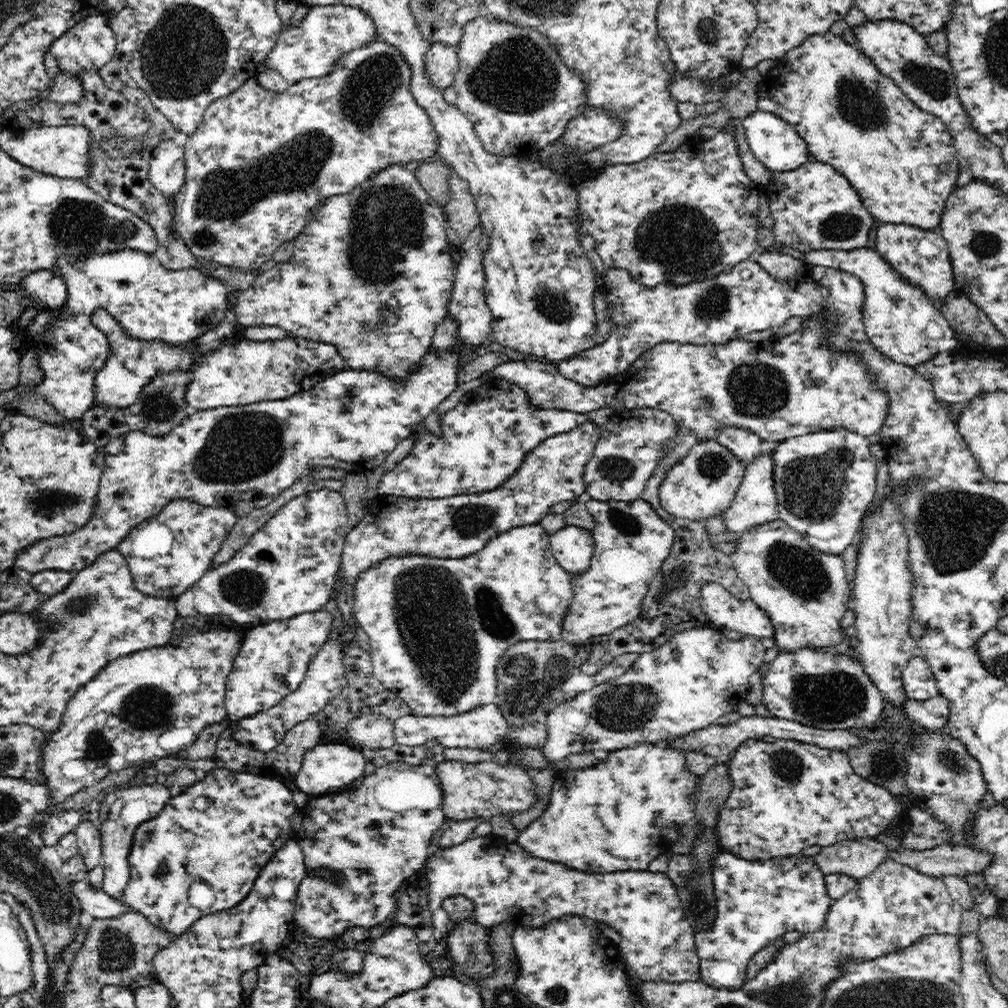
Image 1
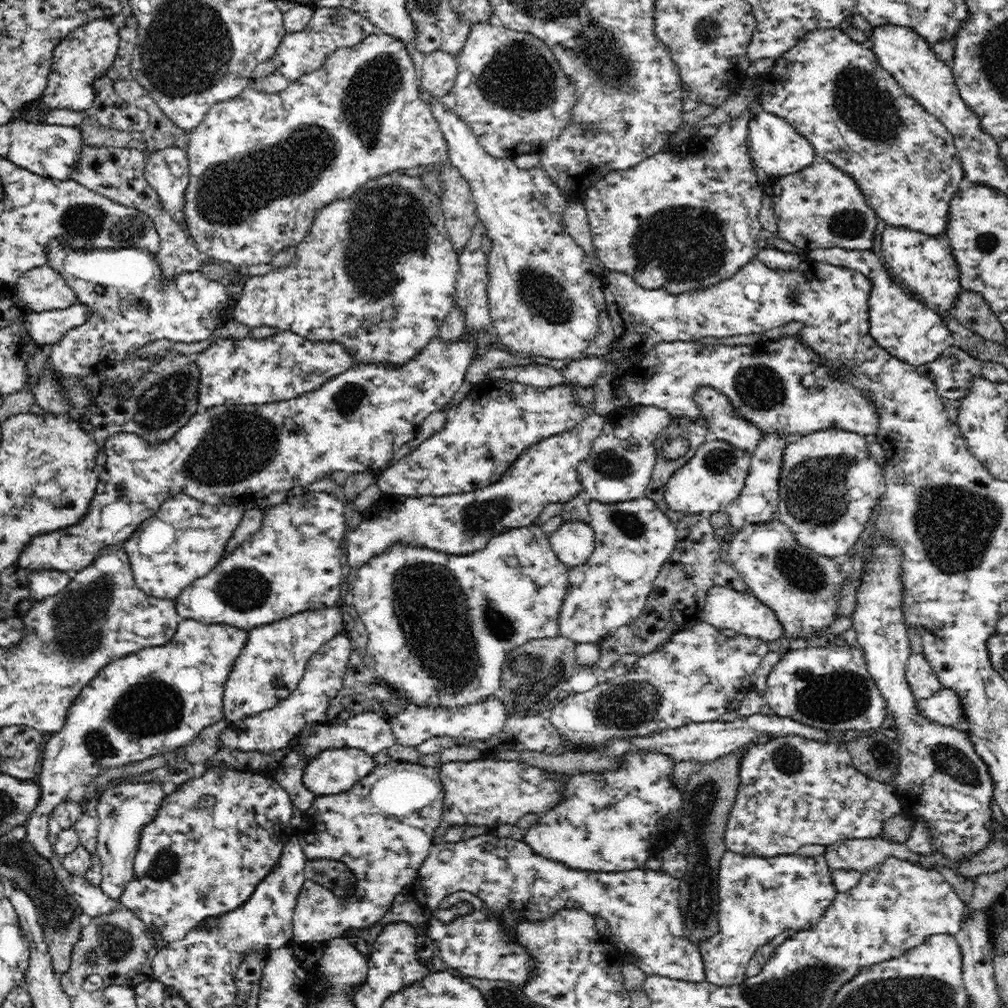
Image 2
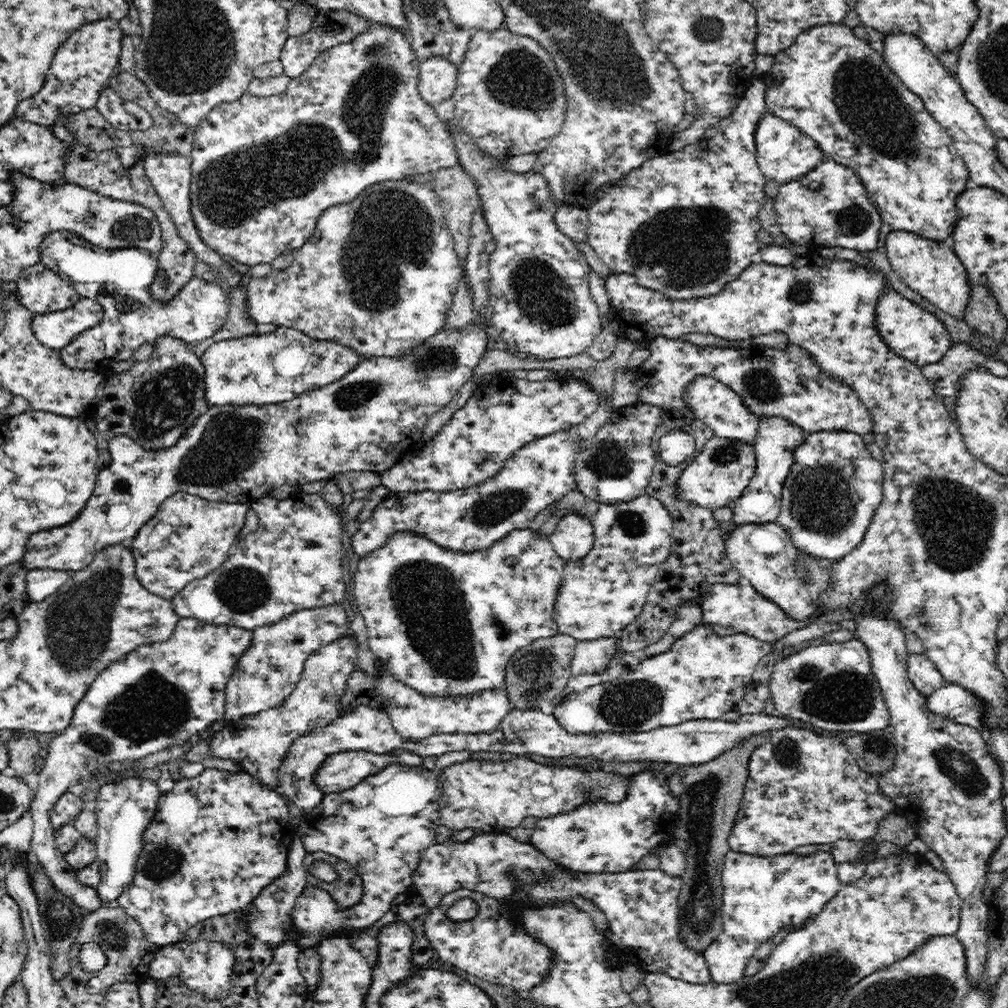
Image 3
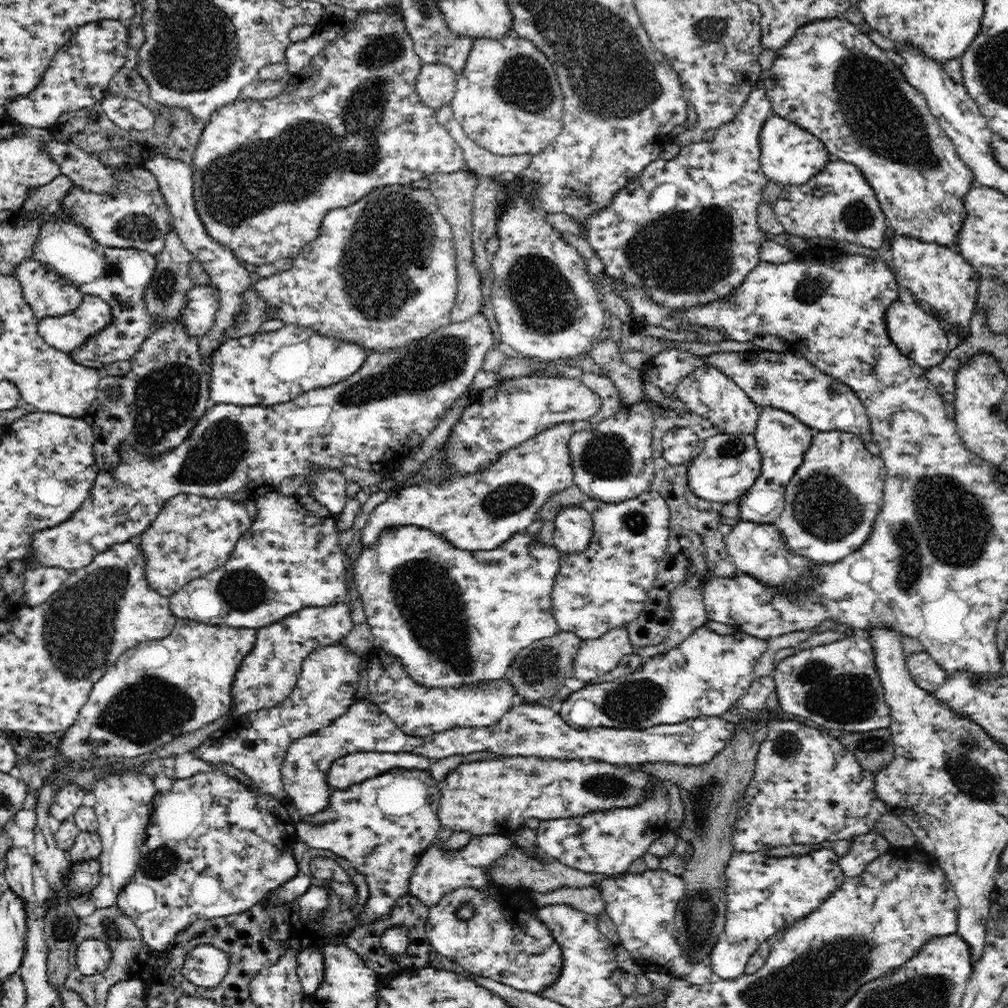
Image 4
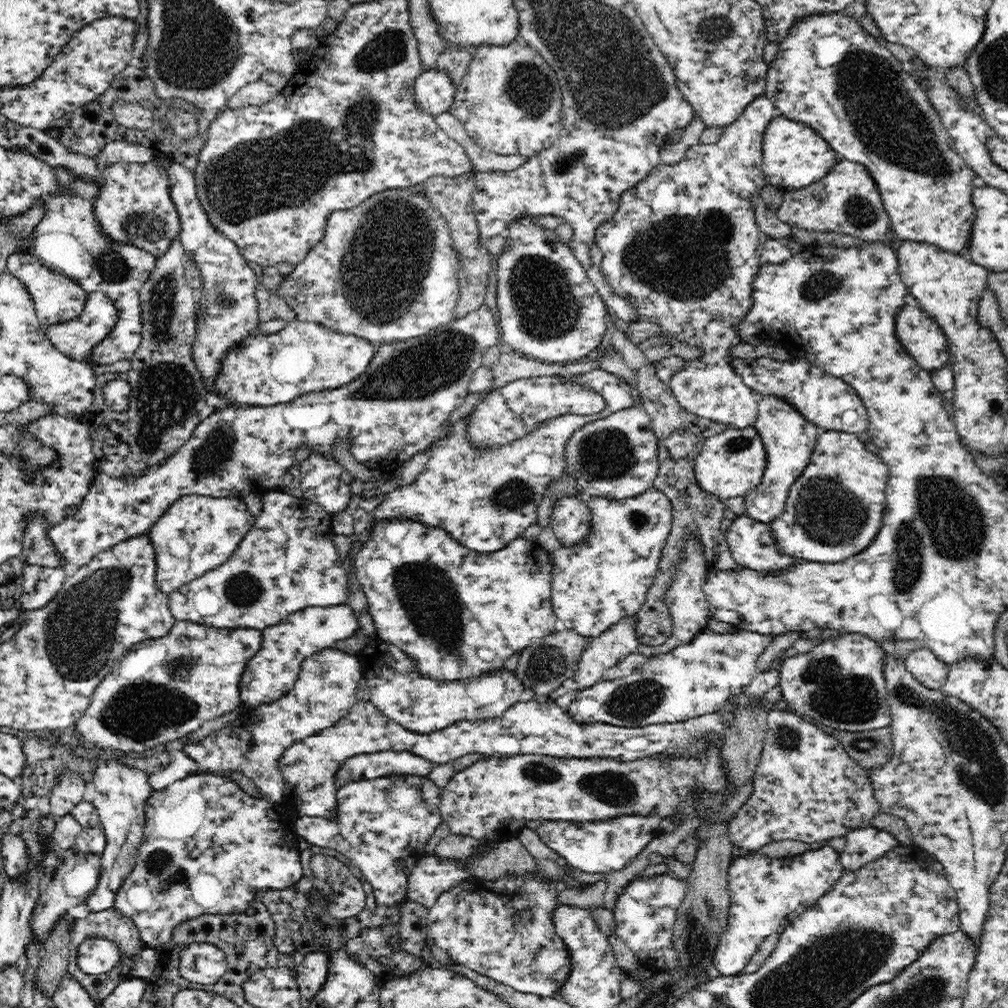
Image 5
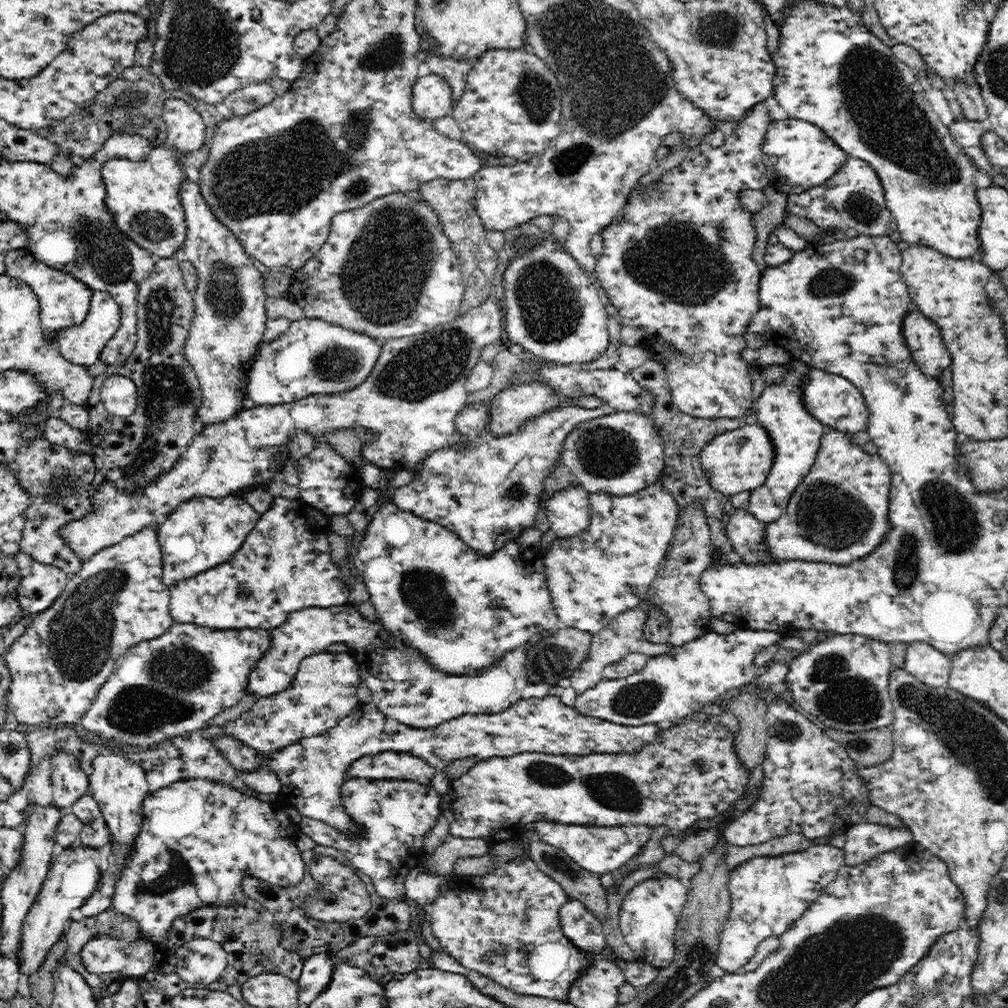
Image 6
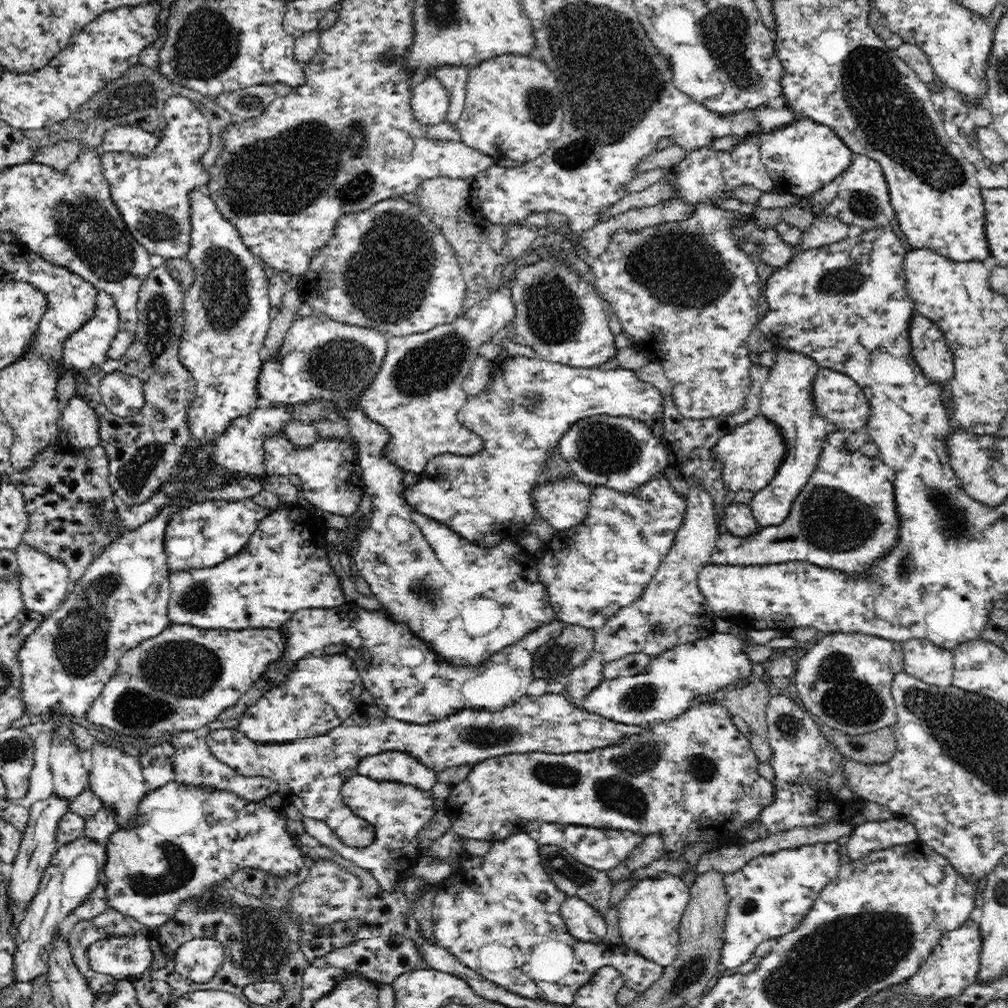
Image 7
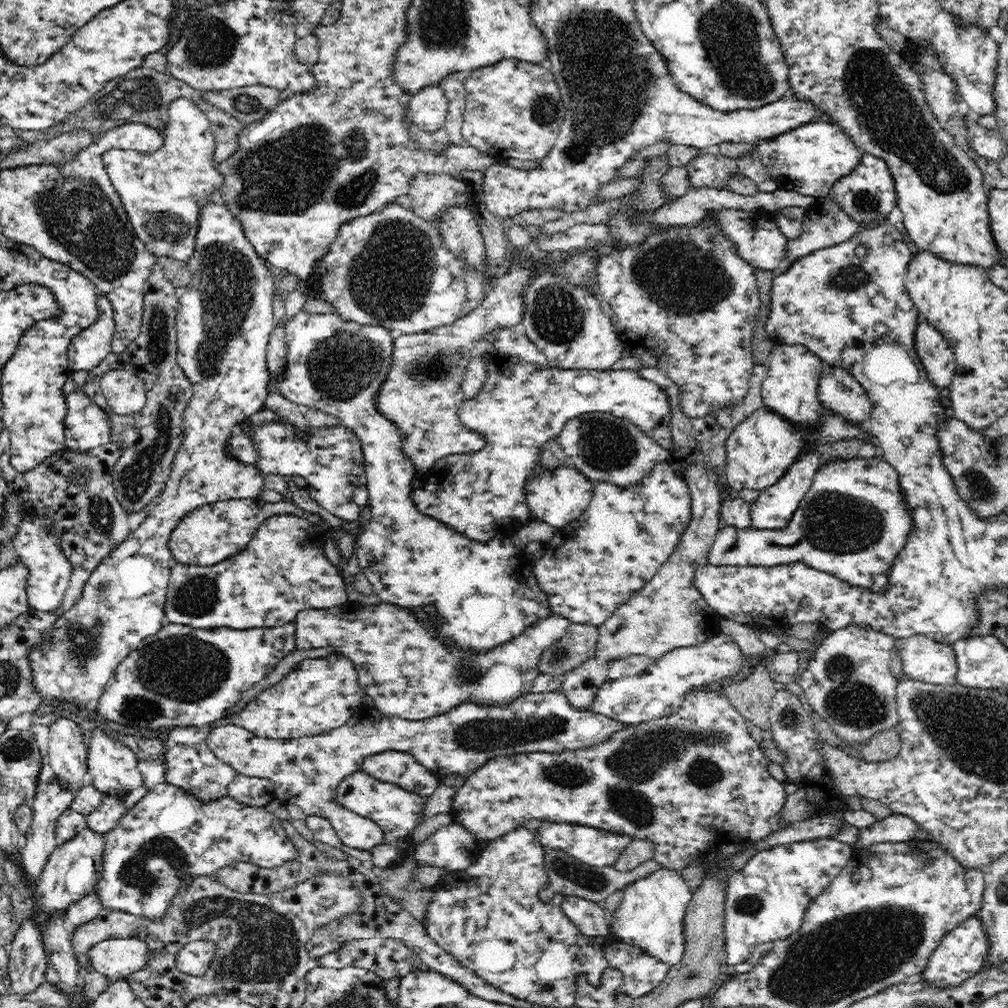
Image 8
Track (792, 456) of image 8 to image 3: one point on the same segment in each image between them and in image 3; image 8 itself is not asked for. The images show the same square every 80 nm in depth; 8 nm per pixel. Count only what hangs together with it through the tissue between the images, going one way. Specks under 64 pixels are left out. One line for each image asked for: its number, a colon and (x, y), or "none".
3: (720, 471)
4: (727, 465)
5: (731, 463)
6: (742, 459)
7: (753, 452)

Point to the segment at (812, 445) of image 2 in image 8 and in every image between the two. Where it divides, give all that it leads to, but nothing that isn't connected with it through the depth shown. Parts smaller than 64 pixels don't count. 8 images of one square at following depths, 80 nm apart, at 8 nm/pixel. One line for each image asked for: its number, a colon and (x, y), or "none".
3: (831, 495)
4: (831, 505)
5: (834, 511)
6: (840, 513)
7: (846, 520)
8: (855, 521)

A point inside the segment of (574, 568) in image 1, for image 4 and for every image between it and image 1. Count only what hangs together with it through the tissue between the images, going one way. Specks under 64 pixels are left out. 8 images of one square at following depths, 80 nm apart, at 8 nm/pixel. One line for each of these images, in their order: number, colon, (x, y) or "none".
2: (573, 542)
3: (574, 535)
4: (573, 525)

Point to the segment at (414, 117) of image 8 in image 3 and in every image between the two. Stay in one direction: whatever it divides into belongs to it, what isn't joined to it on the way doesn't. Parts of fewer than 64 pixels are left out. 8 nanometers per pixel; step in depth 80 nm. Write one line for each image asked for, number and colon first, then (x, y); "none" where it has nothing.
3: (437, 81)
4: (436, 84)
5: (434, 93)
6: (431, 100)
7: (429, 103)

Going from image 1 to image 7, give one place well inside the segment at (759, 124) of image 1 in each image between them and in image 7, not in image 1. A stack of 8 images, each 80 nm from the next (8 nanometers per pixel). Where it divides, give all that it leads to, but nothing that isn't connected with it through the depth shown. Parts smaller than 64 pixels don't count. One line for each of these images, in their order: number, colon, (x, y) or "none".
2: (778, 150)
3: (785, 154)
4: (791, 156)
5: (795, 156)
6: (799, 156)
7: (803, 159)

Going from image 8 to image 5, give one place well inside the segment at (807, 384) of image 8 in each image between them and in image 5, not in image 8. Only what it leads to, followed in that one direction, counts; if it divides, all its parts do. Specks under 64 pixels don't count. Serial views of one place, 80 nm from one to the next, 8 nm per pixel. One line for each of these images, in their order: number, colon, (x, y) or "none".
5: (790, 438)
6: (782, 408)
7: (787, 398)

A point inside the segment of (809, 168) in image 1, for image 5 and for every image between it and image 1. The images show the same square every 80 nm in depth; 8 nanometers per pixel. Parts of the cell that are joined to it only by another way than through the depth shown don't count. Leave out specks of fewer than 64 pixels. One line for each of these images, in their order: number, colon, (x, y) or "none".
2: (823, 207)
3: (831, 207)
4: (840, 203)
5: (848, 201)

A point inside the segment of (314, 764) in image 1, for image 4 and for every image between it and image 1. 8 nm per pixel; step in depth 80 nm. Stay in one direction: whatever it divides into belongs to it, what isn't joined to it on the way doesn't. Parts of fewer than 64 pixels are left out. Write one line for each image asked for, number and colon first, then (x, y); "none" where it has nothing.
2: (333, 772)
3: (341, 771)
4: (355, 768)

